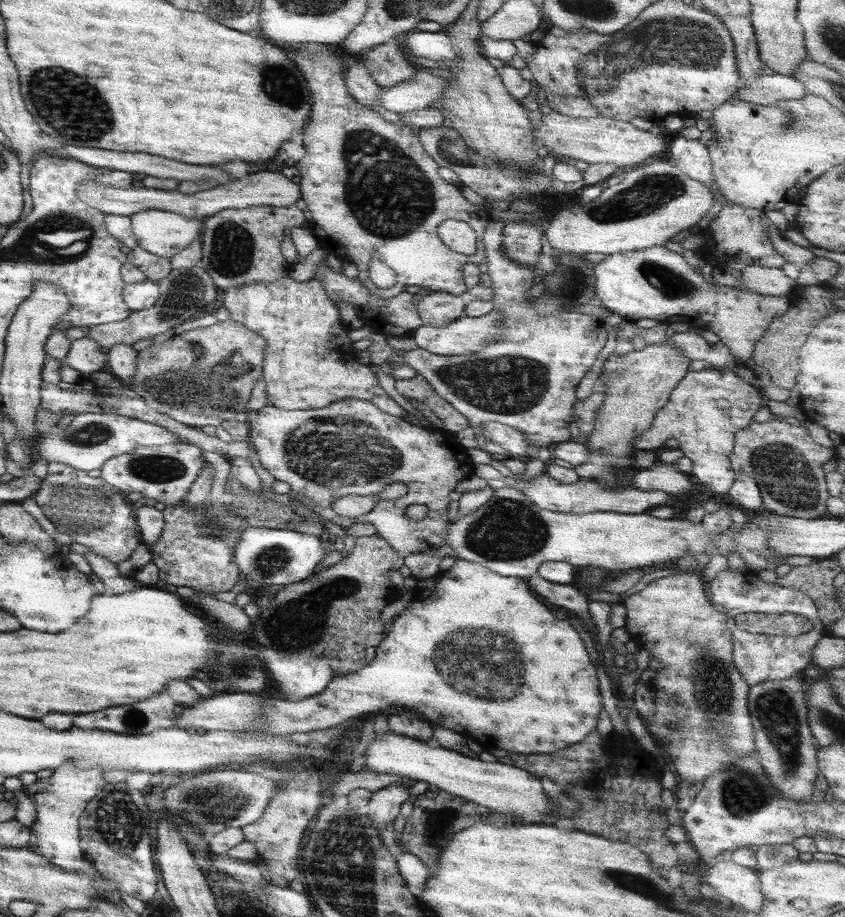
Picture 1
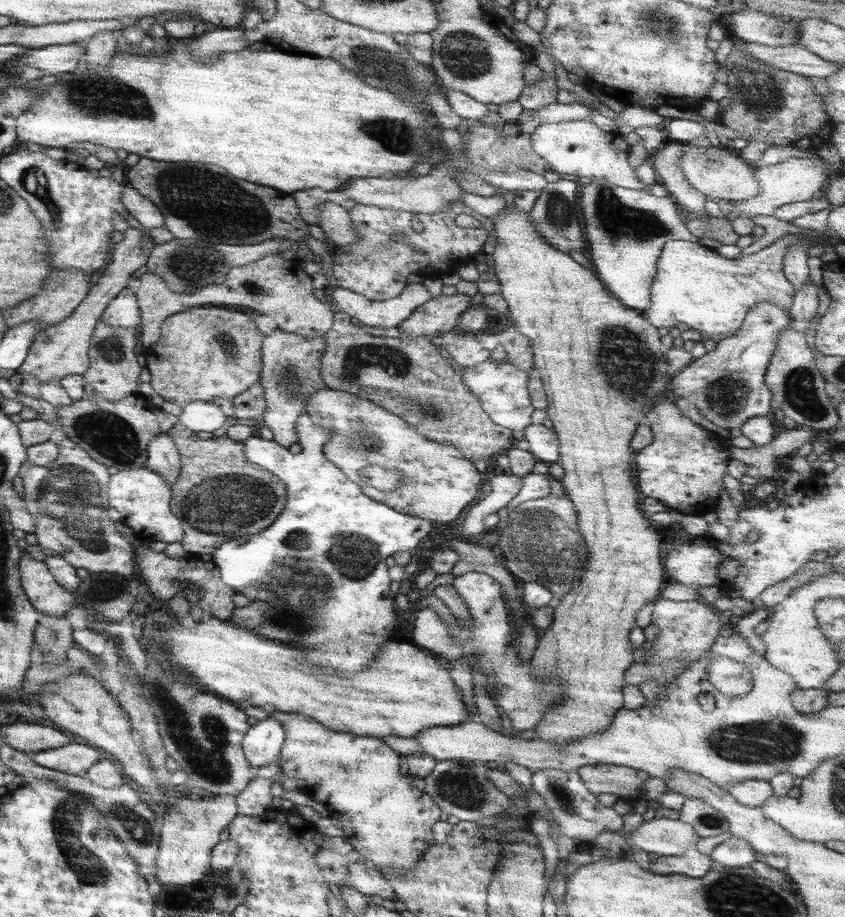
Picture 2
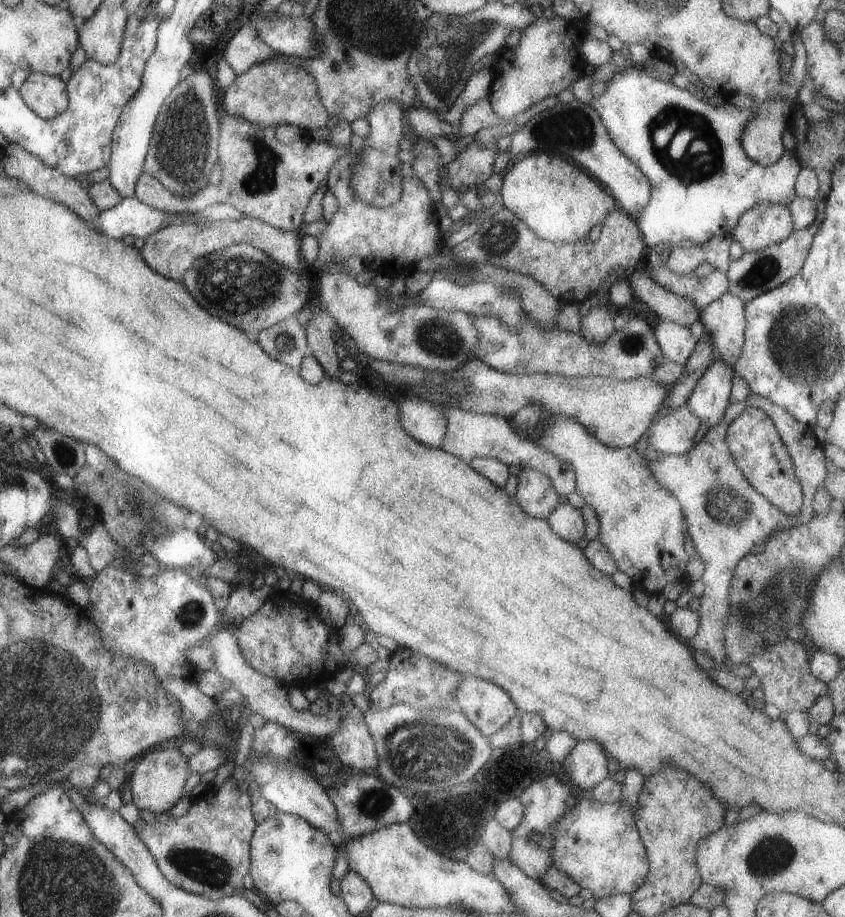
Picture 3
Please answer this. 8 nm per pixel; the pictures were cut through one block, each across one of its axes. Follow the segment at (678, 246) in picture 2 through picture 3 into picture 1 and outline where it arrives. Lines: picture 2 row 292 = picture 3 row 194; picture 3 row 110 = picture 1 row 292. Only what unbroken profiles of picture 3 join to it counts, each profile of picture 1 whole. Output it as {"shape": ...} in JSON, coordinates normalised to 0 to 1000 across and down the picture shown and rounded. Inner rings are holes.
{"shape":[[[783,267],[757,273],[734,275],[720,278],[710,287],[703,288],[705,302],[705,321],[716,334],[727,342],[734,342],[740,349],[751,350],[757,347],[769,347],[786,353],[793,351],[814,351],[820,357],[840,360],[850,365],[852,373],[860,377],[872,395],[888,397],[888,390],[893,375],[905,365],[911,352],[925,345],[935,334],[935,323],[902,323],[893,318],[870,315],[850,309],[839,310],[830,299],[826,299],[809,282],[807,276],[800,276]]]}

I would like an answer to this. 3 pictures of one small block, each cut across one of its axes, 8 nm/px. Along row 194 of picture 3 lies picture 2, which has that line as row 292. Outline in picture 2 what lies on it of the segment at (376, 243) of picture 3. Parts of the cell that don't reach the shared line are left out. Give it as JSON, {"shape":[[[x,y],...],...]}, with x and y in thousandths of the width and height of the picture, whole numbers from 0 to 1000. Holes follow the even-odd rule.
{"shape":[[[484,309],[471,323],[457,327],[438,327],[407,313],[398,313],[393,323],[398,334],[413,346],[453,359],[470,357],[495,335],[512,326],[503,309]]]}

